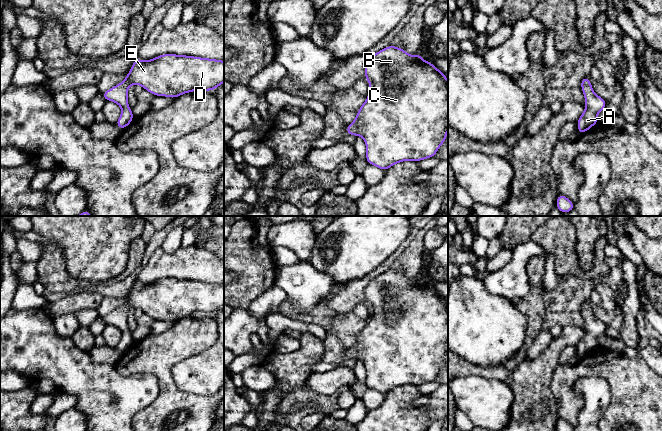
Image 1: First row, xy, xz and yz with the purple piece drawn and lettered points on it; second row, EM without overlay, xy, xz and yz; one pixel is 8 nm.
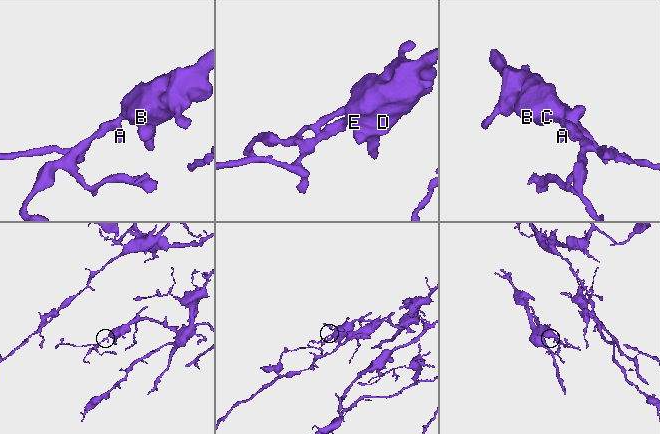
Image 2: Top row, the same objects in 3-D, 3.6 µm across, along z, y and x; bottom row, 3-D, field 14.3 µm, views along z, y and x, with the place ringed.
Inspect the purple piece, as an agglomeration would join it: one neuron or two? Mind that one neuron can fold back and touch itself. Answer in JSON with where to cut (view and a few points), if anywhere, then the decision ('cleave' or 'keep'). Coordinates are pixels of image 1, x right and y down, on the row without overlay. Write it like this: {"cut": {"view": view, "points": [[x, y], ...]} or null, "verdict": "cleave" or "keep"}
{"cut": null, "verdict": "keep"}

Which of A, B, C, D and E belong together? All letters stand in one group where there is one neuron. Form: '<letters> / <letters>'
A B C D E

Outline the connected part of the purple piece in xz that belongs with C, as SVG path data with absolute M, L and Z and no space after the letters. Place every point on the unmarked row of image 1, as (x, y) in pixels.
M389 269L372 279L364 289L365 302L370 309L366 325L355 344L347 350L345 359L361 360L366 368L366 386L383 395L406 384L419 386L432 382L446 365L448 355L448 304L433 287L421 282L421 277L410 280L403 272Z

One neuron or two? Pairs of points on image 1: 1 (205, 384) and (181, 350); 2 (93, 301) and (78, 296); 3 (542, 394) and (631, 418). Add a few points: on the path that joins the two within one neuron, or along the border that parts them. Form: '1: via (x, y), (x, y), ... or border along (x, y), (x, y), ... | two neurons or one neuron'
1: border along (208, 347), (178, 361), (172, 367), (171, 375) | two neurons
2: via (89, 300), (82, 300) | one neuron
3: border along (552, 374), (550, 389), (559, 417) | two neurons

